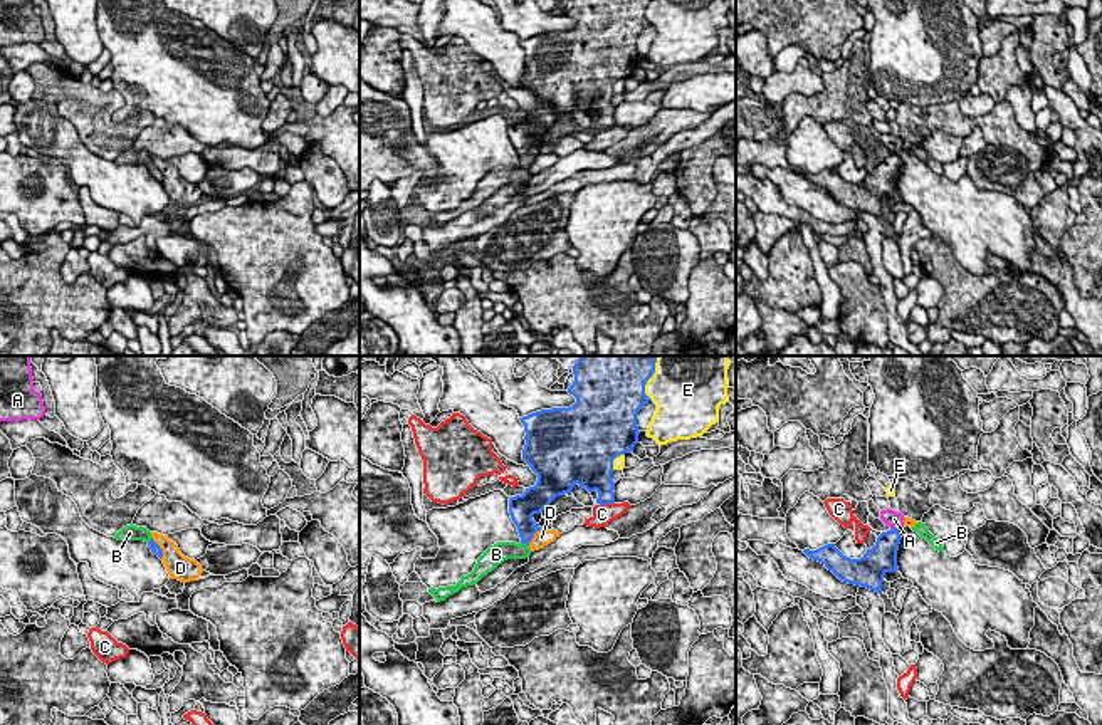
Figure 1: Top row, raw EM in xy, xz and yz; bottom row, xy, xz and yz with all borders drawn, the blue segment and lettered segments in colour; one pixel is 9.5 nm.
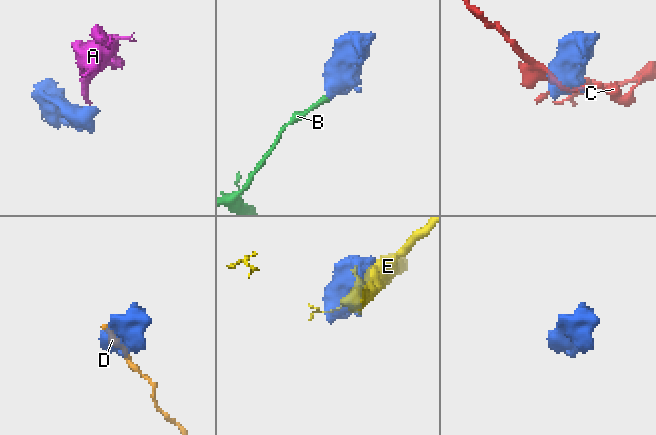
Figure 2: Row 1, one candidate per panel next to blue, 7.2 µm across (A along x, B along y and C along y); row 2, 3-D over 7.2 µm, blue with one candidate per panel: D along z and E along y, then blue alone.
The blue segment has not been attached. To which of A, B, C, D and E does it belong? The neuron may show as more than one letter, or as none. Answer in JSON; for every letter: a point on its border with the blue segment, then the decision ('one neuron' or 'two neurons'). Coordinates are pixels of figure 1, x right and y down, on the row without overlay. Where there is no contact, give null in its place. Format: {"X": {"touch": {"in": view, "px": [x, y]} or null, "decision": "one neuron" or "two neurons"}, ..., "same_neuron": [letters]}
{"A": {"touch": {"in": "yz", "px": [894, 153]}, "decision": "two neurons"}, "B": {"touch": {"in": "xz", "px": [524, 166]}, "decision": "one neuron"}, "C": {"touch": {"in": "xz", "px": [607, 128]}, "decision": "two neurons"}, "D": {"touch": {"in": "xz", "px": [533, 160]}, "decision": "two neurons"}, "E": {"touch": {"in": "xz", "px": [644, 12]}, "decision": "two neurons"}, "same_neuron": ["B"]}

